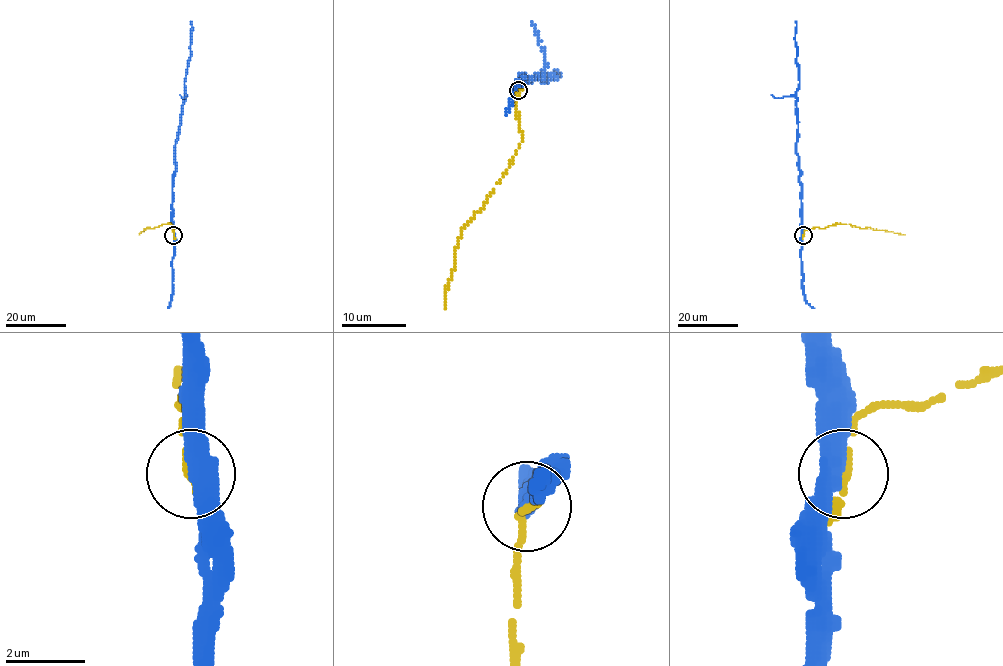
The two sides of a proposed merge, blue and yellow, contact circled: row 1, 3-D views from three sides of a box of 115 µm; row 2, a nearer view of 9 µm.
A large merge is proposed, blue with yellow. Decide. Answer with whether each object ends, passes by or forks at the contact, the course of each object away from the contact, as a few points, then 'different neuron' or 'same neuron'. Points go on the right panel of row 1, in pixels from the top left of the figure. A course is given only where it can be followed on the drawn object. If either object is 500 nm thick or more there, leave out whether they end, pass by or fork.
blue passes by; yellow passes by; blue runs (803, 235), (796, 143), (799, 73), (795, 21); yellow runs (803, 235), (806, 229), (837, 223), (905, 234); same neuron

